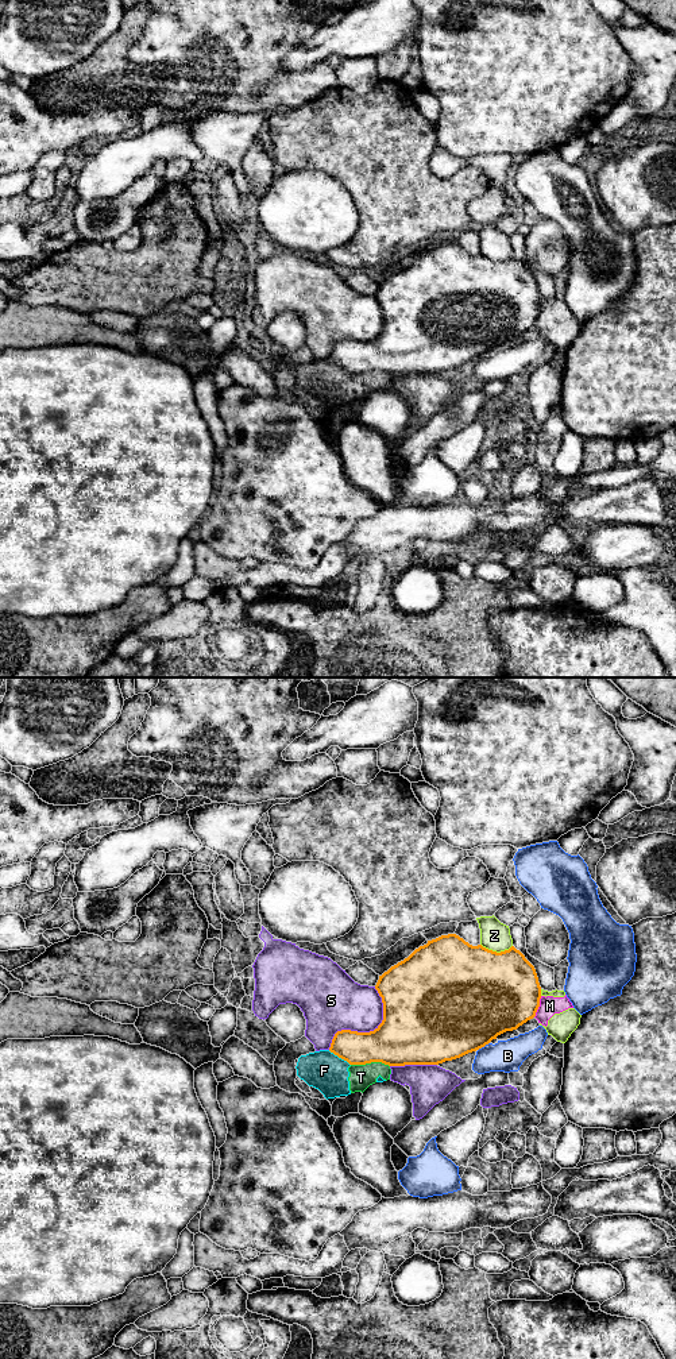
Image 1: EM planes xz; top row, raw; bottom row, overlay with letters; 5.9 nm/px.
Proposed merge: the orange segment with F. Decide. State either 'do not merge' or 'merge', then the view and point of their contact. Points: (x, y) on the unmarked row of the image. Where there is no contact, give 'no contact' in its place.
do not merge; contact xz (339, 366)

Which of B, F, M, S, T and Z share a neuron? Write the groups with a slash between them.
B / F T / M Z / S

